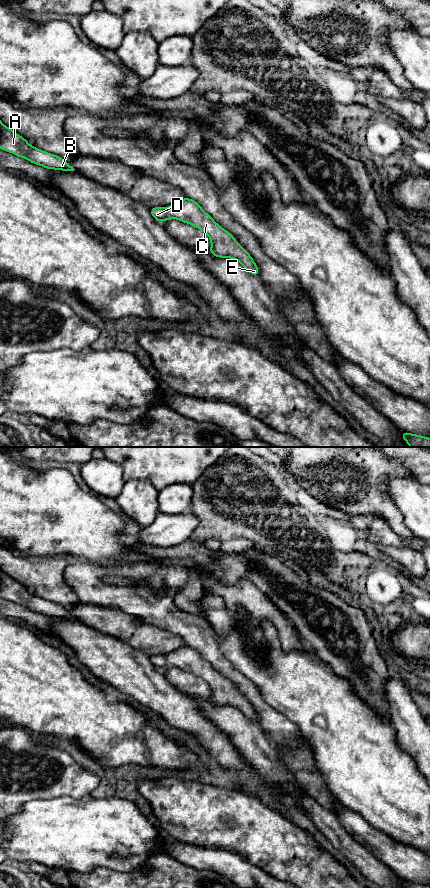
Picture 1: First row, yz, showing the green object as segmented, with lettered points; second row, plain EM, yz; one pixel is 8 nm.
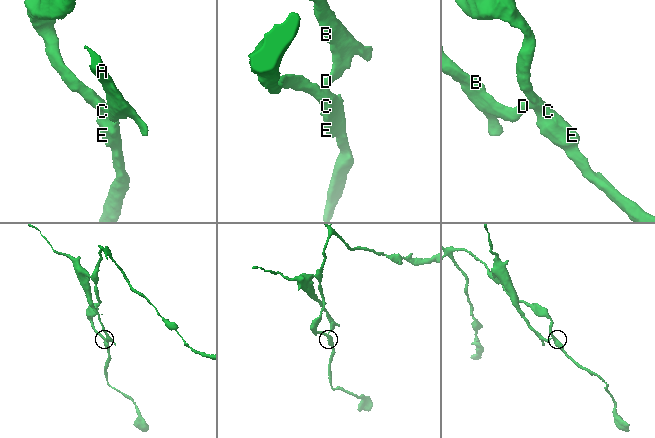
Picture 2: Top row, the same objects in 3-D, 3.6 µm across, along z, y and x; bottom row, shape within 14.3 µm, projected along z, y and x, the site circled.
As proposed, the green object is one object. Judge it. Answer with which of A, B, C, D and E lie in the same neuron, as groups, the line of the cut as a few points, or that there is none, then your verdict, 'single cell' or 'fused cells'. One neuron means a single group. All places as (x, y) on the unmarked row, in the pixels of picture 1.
groups A B D / C E; cut yz (165, 656), (167, 667); fused cells

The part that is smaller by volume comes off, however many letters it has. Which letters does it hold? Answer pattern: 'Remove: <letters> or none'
Remove: A, B, D

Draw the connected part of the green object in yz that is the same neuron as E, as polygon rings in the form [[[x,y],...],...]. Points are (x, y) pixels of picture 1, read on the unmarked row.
[[[184,645],[166,656],[166,665],[202,678],[211,688],[210,701],[214,705],[231,706],[241,711],[250,722],[259,725],[259,716],[251,703],[235,688],[234,684],[216,671],[194,648]]]

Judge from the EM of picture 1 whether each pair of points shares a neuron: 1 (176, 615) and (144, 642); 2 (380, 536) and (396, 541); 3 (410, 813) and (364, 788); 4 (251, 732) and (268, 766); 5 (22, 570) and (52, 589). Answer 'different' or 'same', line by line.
1: different
2: same
3: same
4: same
5: same

